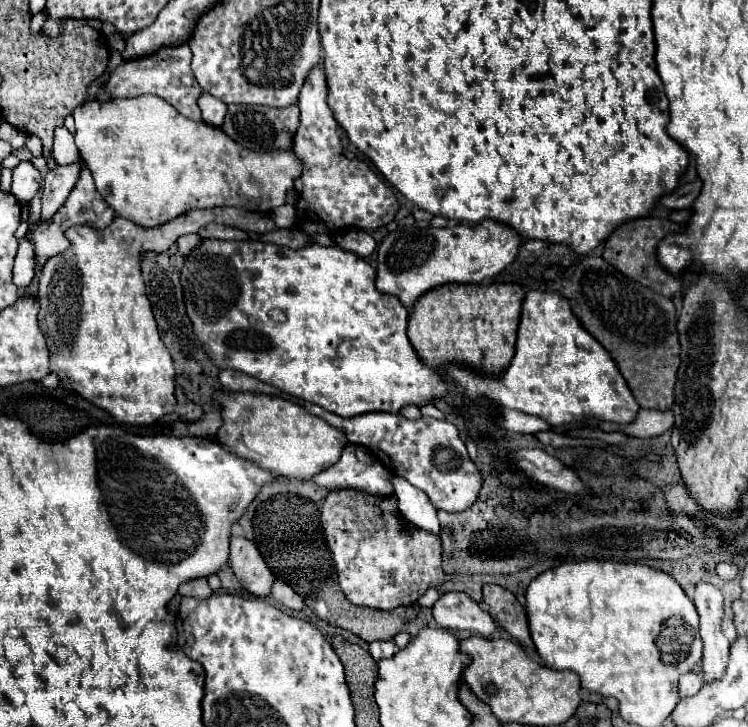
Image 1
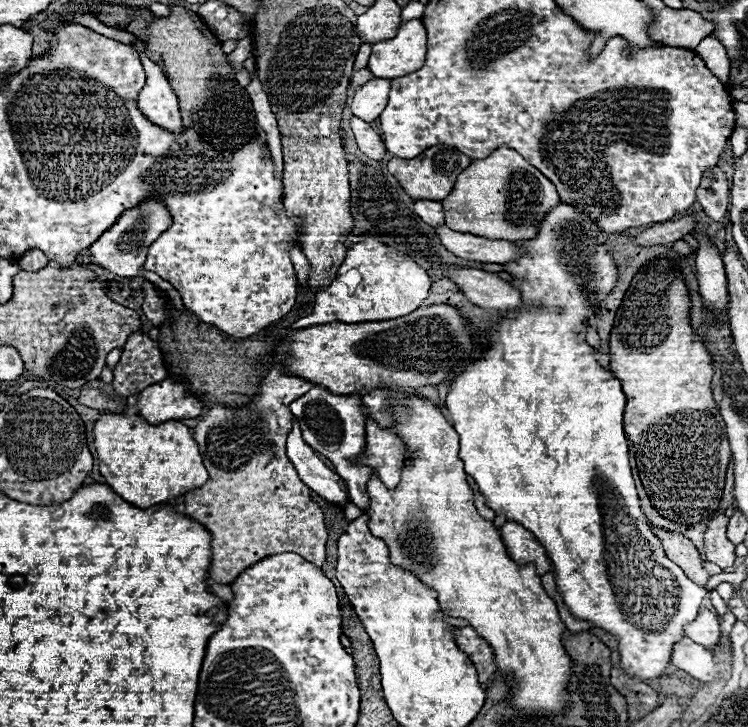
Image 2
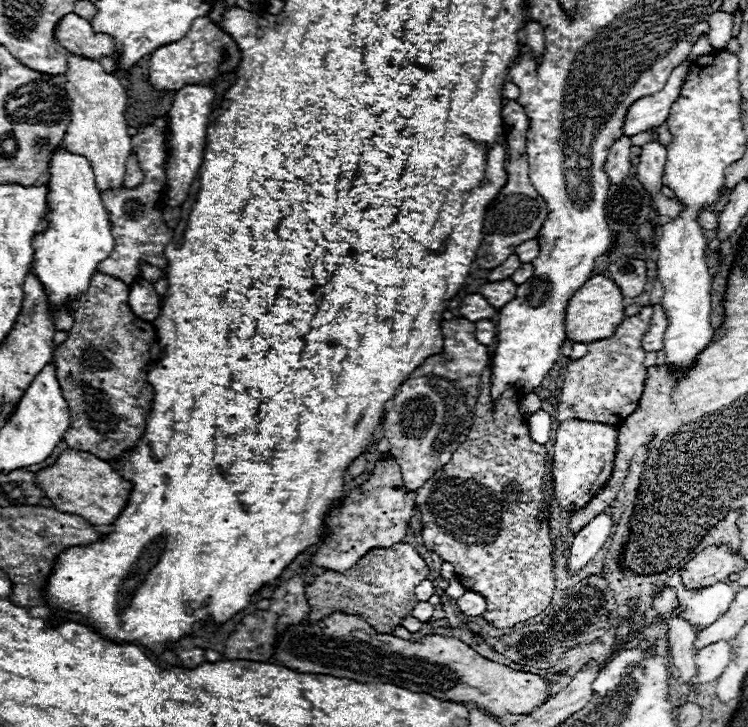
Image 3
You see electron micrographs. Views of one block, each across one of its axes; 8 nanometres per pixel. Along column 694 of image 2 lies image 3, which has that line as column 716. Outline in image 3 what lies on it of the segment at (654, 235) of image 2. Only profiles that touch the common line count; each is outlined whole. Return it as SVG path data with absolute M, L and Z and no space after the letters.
M702 210L696 220L698 220L698 224L700 224L704 230L714 230L714 228L718 226L718 216L716 216L714 212L710 212L710 210Z

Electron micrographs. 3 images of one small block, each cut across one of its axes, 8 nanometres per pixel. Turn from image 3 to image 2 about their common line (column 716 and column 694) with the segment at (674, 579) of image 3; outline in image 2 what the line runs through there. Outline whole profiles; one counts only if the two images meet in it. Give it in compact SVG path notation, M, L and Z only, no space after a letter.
M560 202L558 206L554 206L552 210L548 210L544 214L544 218L538 222L538 234L530 240L518 240L514 242L516 246L520 246L526 254L522 254L522 258L510 260L504 264L504 272L512 276L512 286L516 290L520 290L522 294L522 306L516 310L504 310L510 316L500 316L488 330L488 344L484 348L484 352L480 354L480 358L472 360L464 372L460 372L448 388L448 396L446 396L446 408L452 416L454 422L454 430L460 436L460 460L464 462L464 470L466 474L470 474L478 488L480 494L484 494L488 498L488 506L494 512L502 512L506 514L506 518L522 524L524 528L528 528L538 540L540 544L544 544L552 564L554 564L554 574L556 574L556 588L564 598L564 604L568 606L568 610L580 618L580 620L590 620L594 622L598 628L608 630L612 636L616 636L618 640L618 650L620 650L620 658L622 658L622 668L638 678L638 680L650 680L650 678L660 678L670 662L670 652L674 646L674 640L684 636L684 624L688 624L690 620L694 620L694 616L700 610L700 602L706 596L706 588L694 584L692 580L688 580L684 576L684 572L678 568L678 564L674 564L662 550L660 540L654 536L652 528L648 526L648 520L638 504L638 494L628 466L628 440L624 436L624 426L622 426L622 414L624 414L624 404L626 404L626 396L622 392L622 384L618 378L614 378L614 374L606 368L602 368L596 360L596 350L586 342L586 332L588 332L588 318L594 316L600 308L598 304L602 300L606 300L606 296L612 292L612 288L618 282L618 266L612 258L612 254L608 252L608 244L602 242L598 244L596 238L602 232L598 230L598 226L594 224L594 220L582 212L578 212L578 208Z

